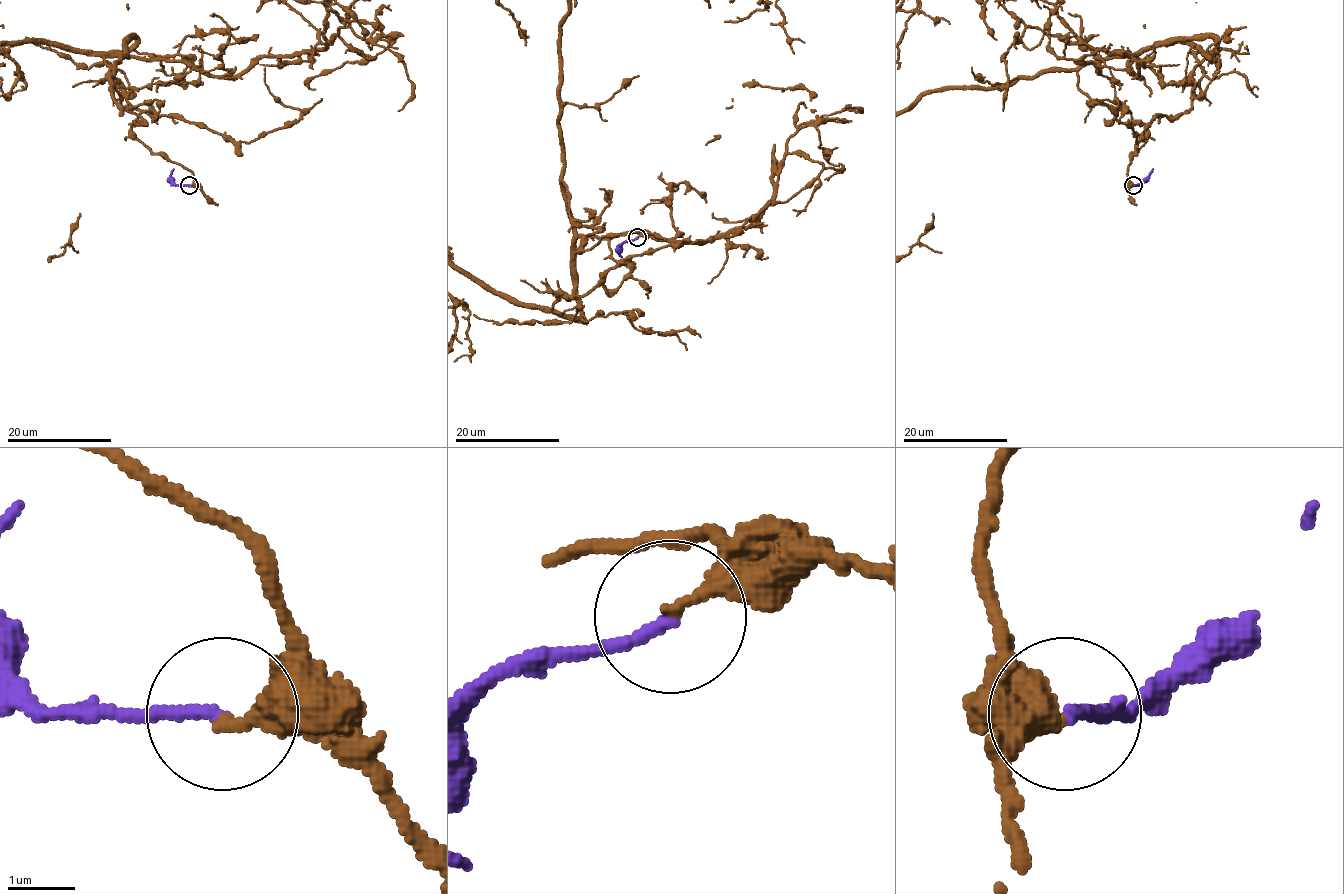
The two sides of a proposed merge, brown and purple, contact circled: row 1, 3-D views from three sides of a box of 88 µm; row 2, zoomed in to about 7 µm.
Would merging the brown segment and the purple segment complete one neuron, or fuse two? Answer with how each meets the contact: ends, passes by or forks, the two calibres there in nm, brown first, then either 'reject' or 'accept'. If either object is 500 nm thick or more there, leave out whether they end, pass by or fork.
brown ends | purple ends | 200/180 nm | accept

